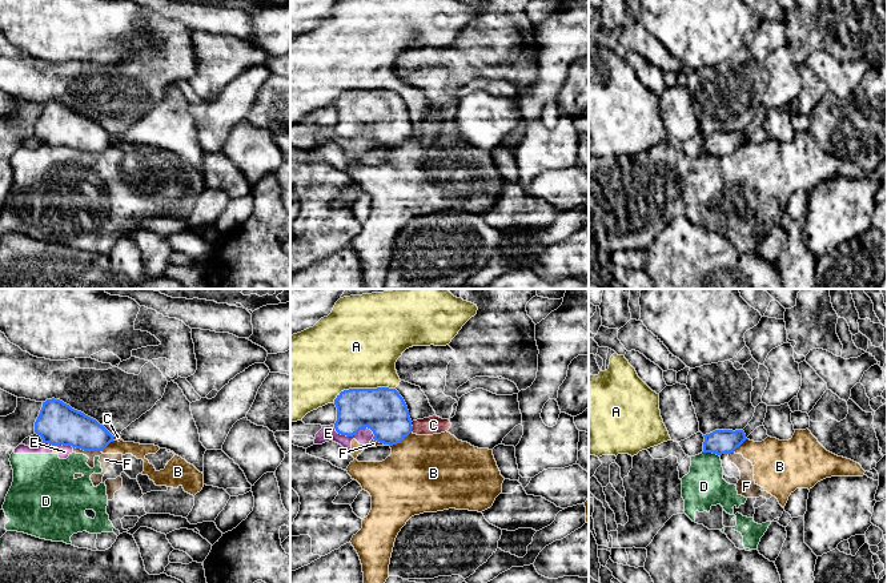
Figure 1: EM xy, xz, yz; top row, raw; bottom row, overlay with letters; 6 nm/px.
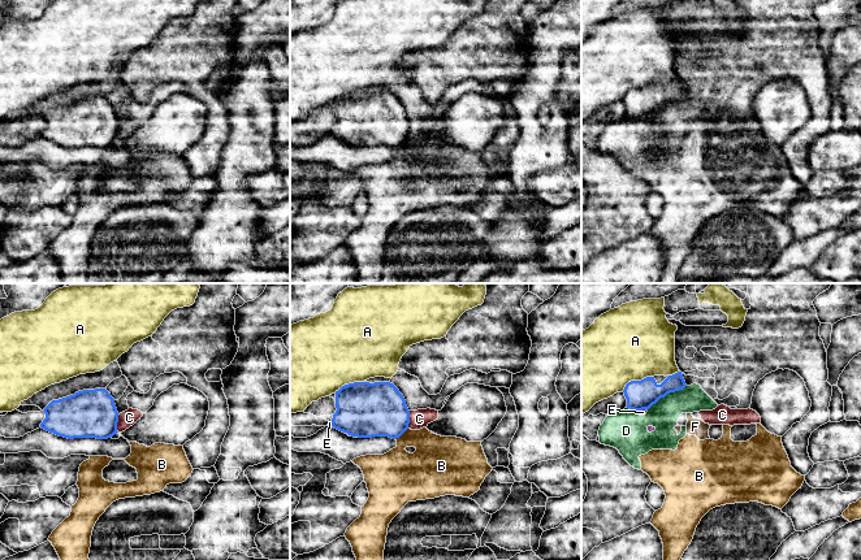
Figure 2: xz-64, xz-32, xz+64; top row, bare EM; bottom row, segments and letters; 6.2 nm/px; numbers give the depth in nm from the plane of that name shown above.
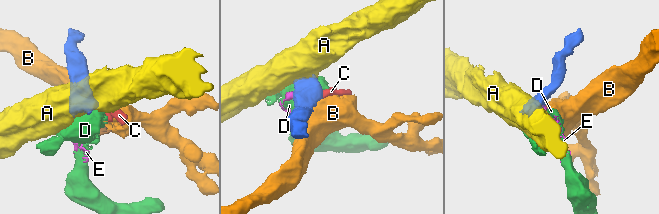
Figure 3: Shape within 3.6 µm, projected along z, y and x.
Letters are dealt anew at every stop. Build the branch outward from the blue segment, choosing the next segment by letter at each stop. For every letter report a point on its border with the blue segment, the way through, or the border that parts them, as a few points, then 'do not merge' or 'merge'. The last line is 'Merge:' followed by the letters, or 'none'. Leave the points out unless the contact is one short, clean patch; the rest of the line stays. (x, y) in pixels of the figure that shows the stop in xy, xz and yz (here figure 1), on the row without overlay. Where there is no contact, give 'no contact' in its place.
A: meets blue in xz at (362, 91); border along xz (394, 89), (349, 89), (344, 91), (333, 104); do not merge
B: meets blue in xz at (400, 144); border along xz (410, 133), (400, 144), (390, 148); do not merge
C: meets blue in xz at (412, 129); border along xz (410, 124), (412, 133); do not merge
D: meets blue in yz at (710, 153); do not merge
E: meets blue in xz at (353, 136); border along xz (333, 127), (341, 136), (353, 137), (368, 129), (374, 137); do not merge
F: meets blue in xy at (87, 152); border along xy (73, 148), (81, 152), (100, 153); do not merge
Merge: none

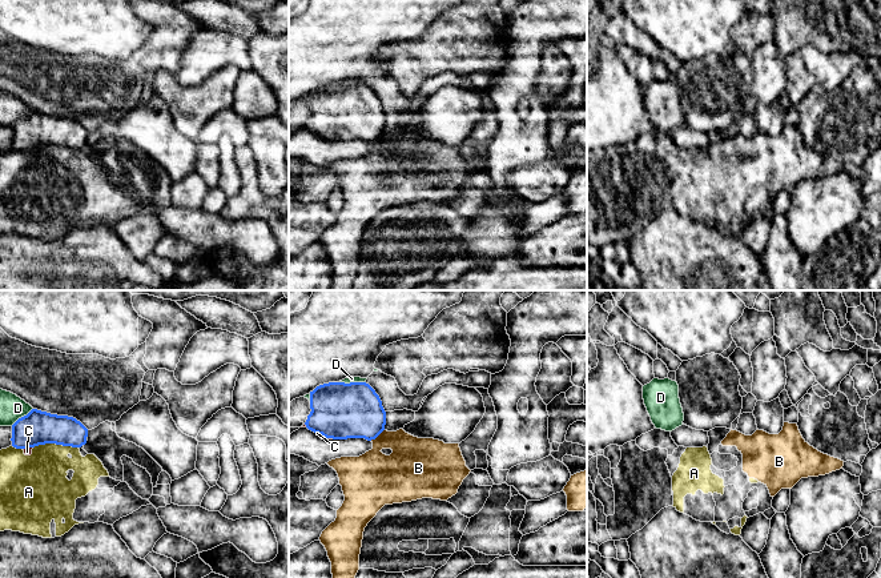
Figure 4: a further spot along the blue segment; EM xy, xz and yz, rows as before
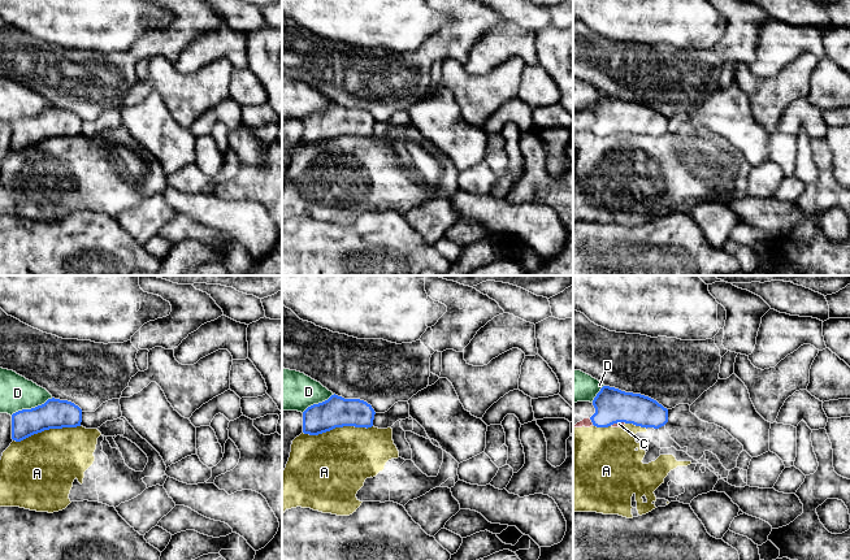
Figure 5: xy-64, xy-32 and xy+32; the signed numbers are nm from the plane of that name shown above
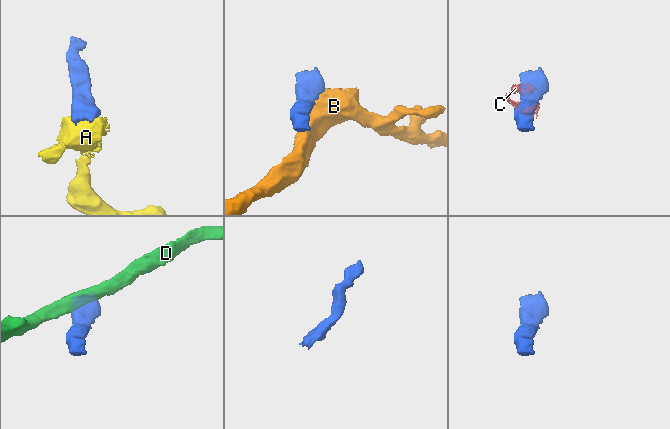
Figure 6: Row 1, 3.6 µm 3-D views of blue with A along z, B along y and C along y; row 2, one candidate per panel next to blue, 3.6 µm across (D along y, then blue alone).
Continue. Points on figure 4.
A: meets blue in xy at (55, 144); do not merge
B: meets blue in xz at (377, 137); border along xz (383, 131), (370, 141); do not merge
C: meets blue in xy at (27, 149); border along xy (32, 148), (23, 151); do not merge
D: meets blue in xz at (353, 84); border along xz (340, 83), (365, 84); do not merge
Merge: none

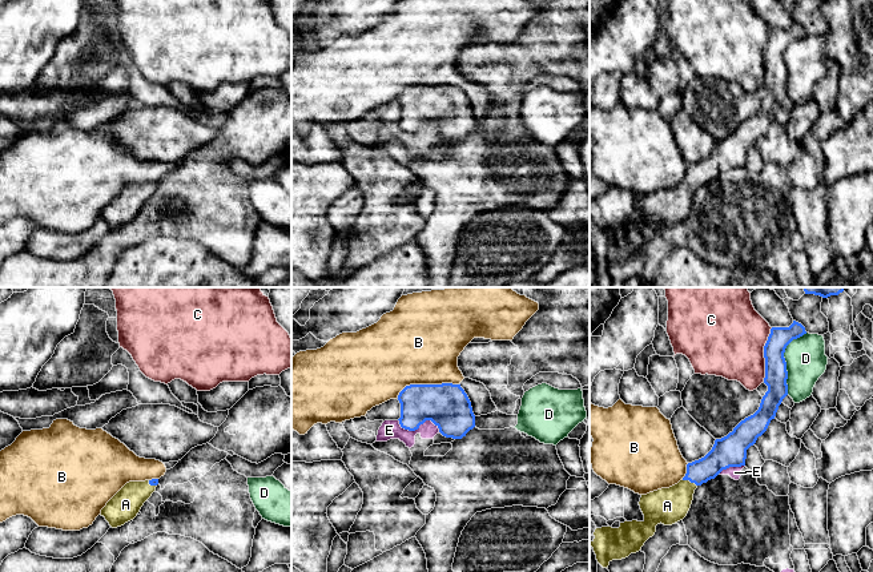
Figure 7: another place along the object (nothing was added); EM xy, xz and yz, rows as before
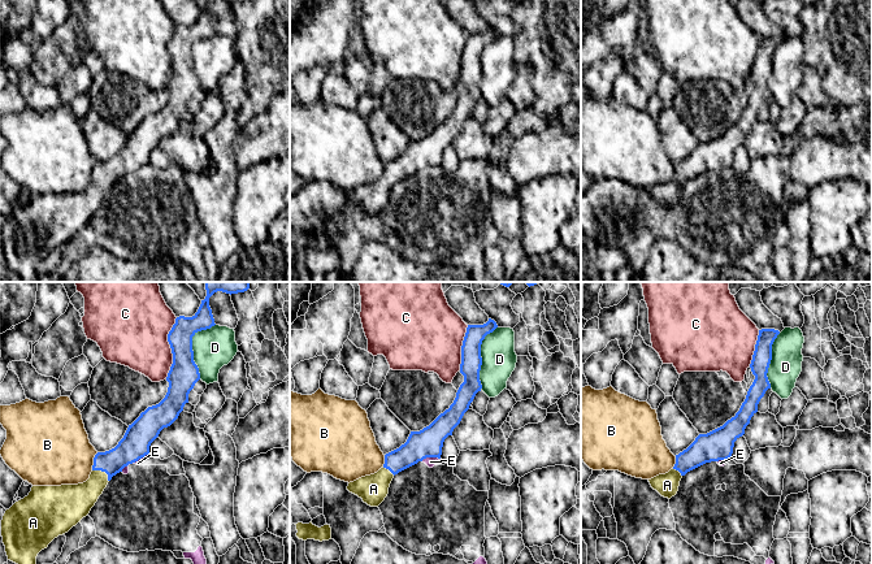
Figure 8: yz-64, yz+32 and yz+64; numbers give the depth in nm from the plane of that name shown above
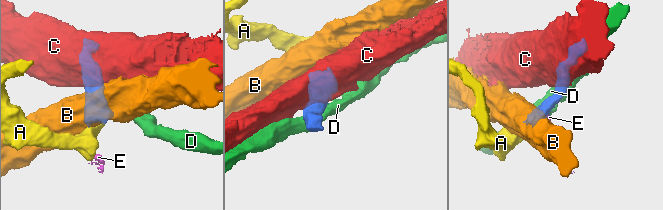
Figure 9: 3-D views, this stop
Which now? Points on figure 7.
A: meets blue in yz at (690, 182); runs through yz (721, 158), (690, 182), (667, 208); merge
B: meets blue in xz at (426, 87); border along xz (458, 85), (410, 85), (397, 99); do not merge
C: meets blue in yz at (764, 56); border along yz (772, 29), (764, 48), (763, 83); do not merge
D: meets blue in yz at (784, 63); do not merge
E: meets blue in xz at (418, 129); border along xz (398, 121), (409, 132), (430, 123), (439, 133); do not merge
Merge: A

